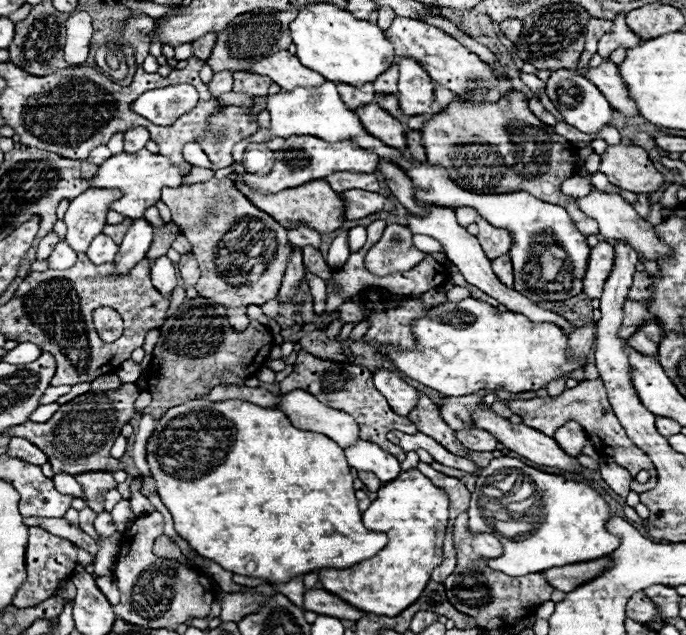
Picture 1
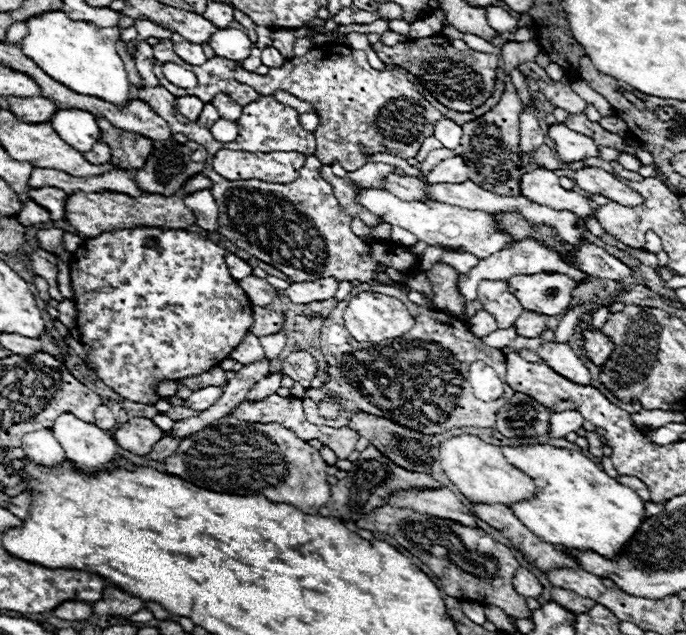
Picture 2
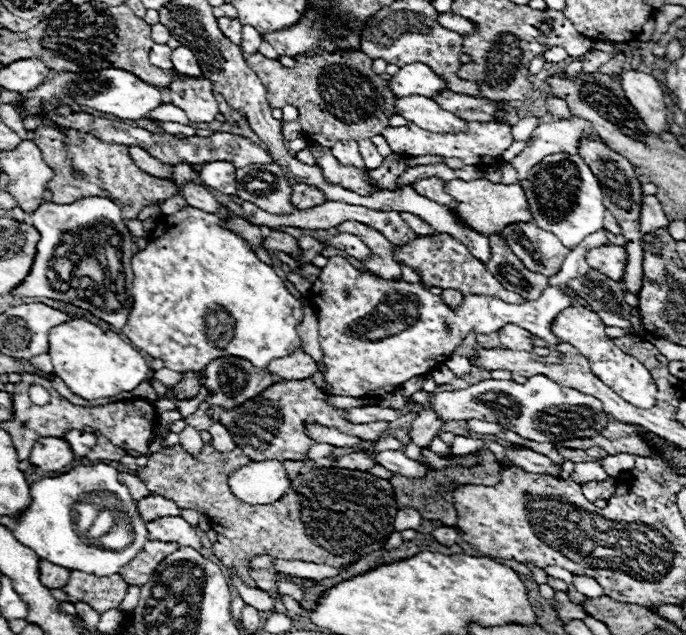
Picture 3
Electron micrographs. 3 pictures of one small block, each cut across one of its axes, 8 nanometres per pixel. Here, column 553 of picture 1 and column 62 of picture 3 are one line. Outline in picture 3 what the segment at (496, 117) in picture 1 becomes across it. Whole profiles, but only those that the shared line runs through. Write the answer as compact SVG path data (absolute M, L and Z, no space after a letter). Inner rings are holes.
M40 126L34 130L34 142L42 150L44 162L54 170L54 178L46 184L46 190L52 192L52 202L70 204L86 196L104 196L112 202L118 202L122 208L122 218L138 218L140 210L152 202L164 202L176 194L176 188L170 180L160 180L144 170L140 170L134 160L128 156L124 144L106 144L92 134L68 128L50 128Z

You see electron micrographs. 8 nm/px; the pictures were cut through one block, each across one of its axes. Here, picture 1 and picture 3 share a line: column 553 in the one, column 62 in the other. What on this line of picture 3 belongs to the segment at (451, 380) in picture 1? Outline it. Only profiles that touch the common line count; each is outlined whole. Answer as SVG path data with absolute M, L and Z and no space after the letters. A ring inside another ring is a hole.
M76 318L52 328L48 332L48 342L48 356L52 358L54 374L66 382L72 394L84 400L112 398L122 392L130 392L148 378L150 368L132 344L126 344L116 332L102 330L88 320Z

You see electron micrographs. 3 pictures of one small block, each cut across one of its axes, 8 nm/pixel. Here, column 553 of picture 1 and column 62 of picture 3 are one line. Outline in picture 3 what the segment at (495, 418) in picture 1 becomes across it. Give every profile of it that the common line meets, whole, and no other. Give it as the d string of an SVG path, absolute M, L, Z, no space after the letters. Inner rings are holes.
M54 436L38 438L32 448L32 454L30 454L30 462L44 470L64 468L72 460L74 460L74 454L72 454L68 442L64 438L54 438Z

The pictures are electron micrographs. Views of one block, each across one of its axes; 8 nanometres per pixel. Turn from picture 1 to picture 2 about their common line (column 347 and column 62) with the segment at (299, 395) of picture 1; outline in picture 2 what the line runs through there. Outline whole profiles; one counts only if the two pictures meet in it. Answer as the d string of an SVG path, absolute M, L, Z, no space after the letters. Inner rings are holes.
M70 412L60 414L50 432L60 442L66 456L84 468L98 468L118 454L116 442L106 430L100 430L96 424L88 424Z

